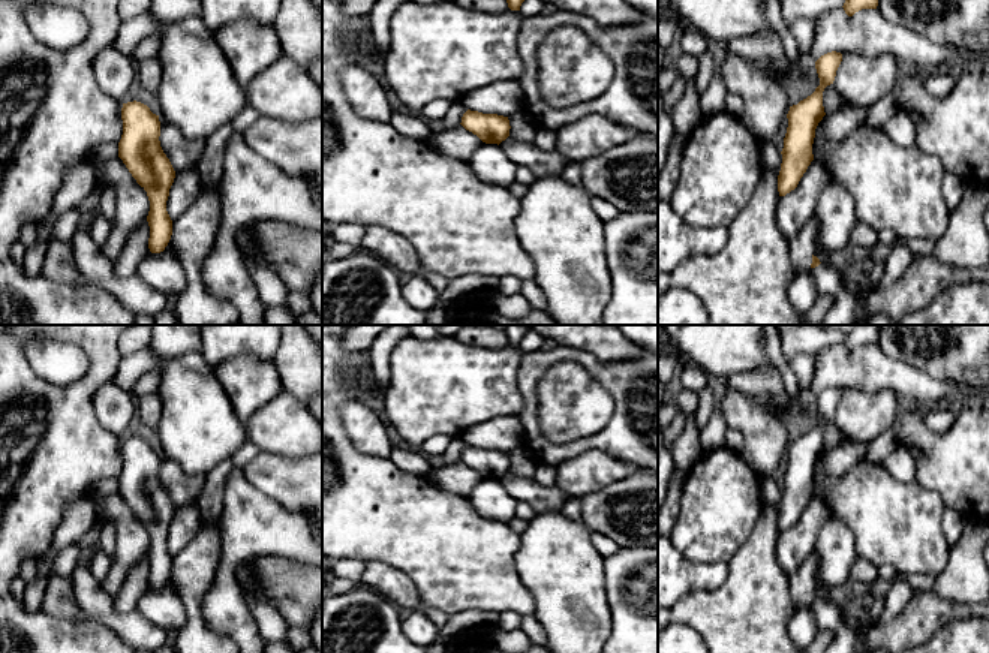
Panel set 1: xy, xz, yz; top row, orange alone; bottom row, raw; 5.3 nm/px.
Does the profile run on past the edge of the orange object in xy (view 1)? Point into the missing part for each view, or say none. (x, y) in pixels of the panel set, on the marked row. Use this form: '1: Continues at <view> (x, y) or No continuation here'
1: No continuation here

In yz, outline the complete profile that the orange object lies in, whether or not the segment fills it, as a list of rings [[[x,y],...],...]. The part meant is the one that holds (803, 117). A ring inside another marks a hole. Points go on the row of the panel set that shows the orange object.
[[[832,51],[815,61],[820,85],[806,99],[790,106],[787,114],[788,127],[784,138],[781,171],[778,175],[779,196],[794,190],[814,160],[812,144],[815,129],[826,115],[823,106],[823,91],[833,84],[836,70],[842,61],[842,54]]]

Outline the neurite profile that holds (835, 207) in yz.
[[[826,166],[824,169],[827,178],[814,214],[820,222],[818,241],[827,255],[833,250],[851,252],[850,234],[857,223],[854,199],[847,189],[835,180],[832,171]]]

